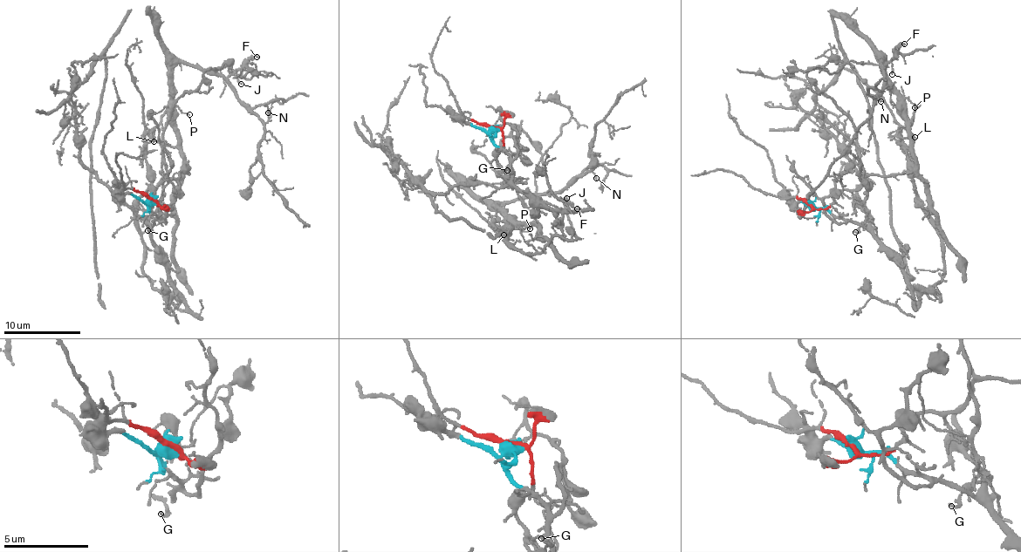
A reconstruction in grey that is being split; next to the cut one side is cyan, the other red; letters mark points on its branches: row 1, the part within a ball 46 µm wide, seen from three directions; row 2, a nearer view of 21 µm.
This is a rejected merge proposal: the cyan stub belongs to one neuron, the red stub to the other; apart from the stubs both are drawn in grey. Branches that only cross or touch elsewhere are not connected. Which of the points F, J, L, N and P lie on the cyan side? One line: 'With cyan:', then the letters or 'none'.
With cyan: none

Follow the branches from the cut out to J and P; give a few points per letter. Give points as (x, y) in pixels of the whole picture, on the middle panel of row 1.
J: (493, 127), (503, 140), (498, 166), (537, 226), (503, 215), (500, 204), (548, 193), (566, 198)
P: (493, 127), (502, 131), (503, 140), (498, 166), (538, 223), (511, 224), (523, 231), (531, 228)

